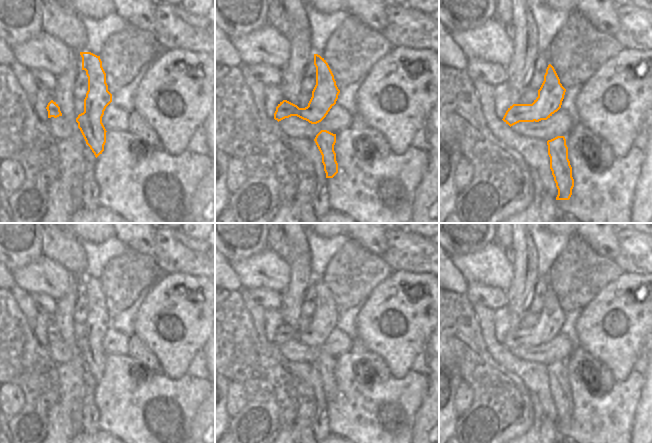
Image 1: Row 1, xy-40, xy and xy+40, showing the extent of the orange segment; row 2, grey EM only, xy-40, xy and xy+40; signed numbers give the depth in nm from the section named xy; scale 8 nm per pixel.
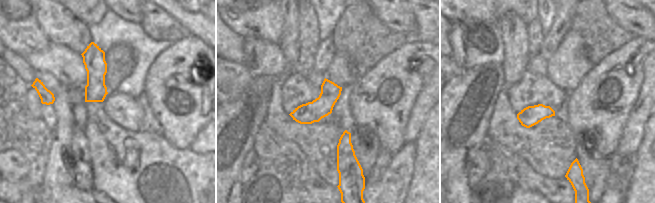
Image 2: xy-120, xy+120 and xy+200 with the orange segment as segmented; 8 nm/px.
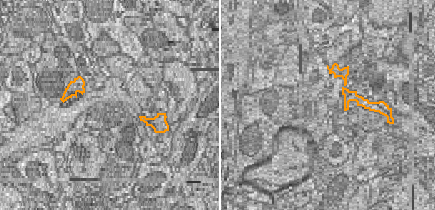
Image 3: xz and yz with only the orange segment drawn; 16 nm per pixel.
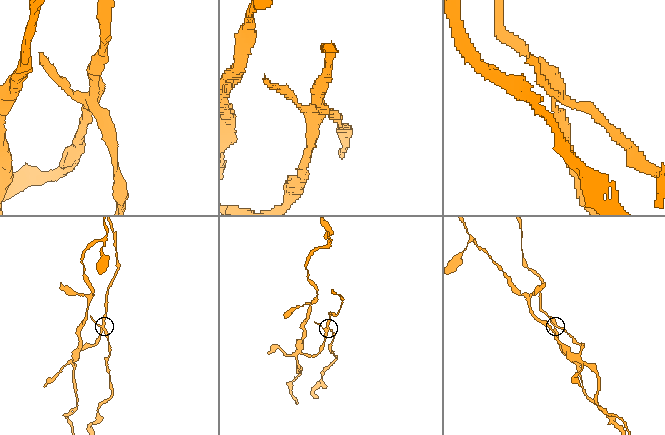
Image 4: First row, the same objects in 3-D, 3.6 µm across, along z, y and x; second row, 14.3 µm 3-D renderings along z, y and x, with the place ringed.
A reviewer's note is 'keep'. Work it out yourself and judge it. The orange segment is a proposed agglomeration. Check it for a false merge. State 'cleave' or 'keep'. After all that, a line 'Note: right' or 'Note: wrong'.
cleave
Note: wrong

